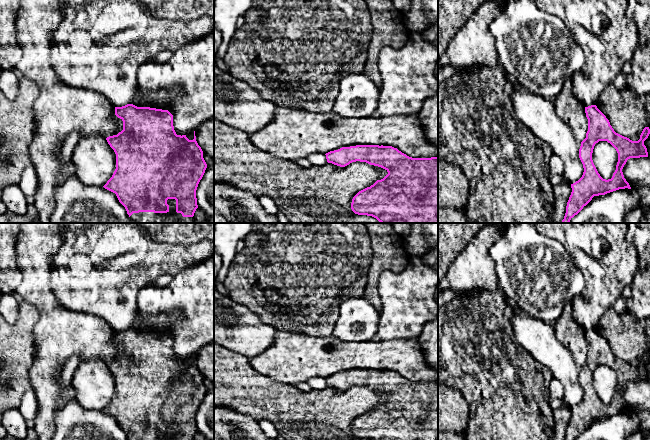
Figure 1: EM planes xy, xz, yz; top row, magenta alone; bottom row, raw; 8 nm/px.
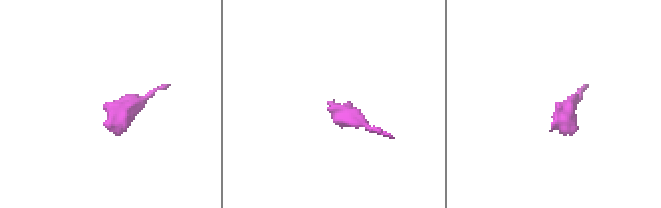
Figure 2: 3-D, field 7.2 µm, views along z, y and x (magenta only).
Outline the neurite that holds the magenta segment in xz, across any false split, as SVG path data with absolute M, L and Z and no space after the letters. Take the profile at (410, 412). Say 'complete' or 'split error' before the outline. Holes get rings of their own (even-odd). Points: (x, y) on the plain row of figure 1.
complete; M356 369L342 371L325 378L328 387L345 391L352 386L366 386L385 393L388 398L373 409L359 415L352 423L355 438L367 440L438 440L438 381L412 382L392 370Z

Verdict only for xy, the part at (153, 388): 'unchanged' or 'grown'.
grown

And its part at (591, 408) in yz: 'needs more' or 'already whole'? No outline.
already whole

